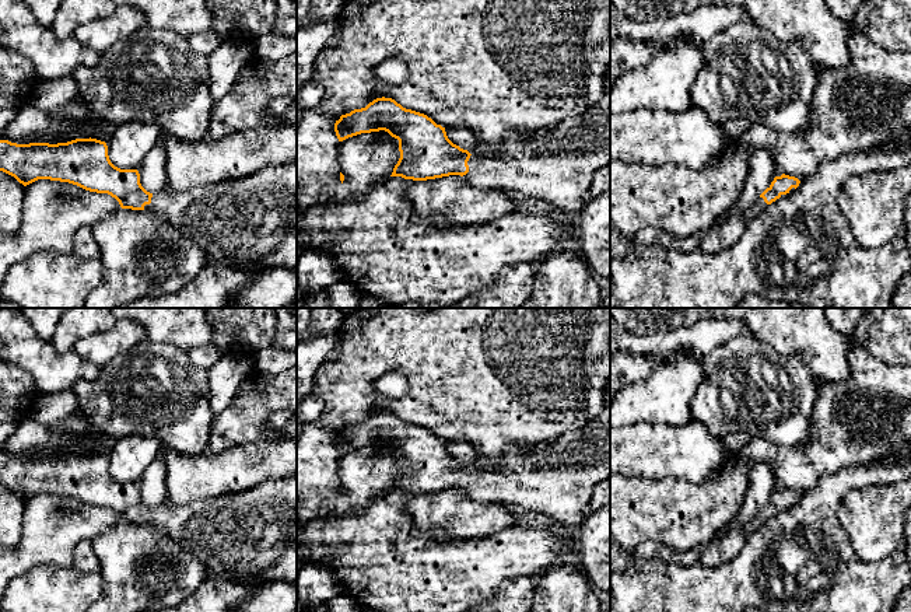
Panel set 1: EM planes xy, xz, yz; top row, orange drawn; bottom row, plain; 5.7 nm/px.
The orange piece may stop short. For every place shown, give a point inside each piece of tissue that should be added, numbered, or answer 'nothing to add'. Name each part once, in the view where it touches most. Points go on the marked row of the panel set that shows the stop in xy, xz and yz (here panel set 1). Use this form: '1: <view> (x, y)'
1: xz (557, 165)

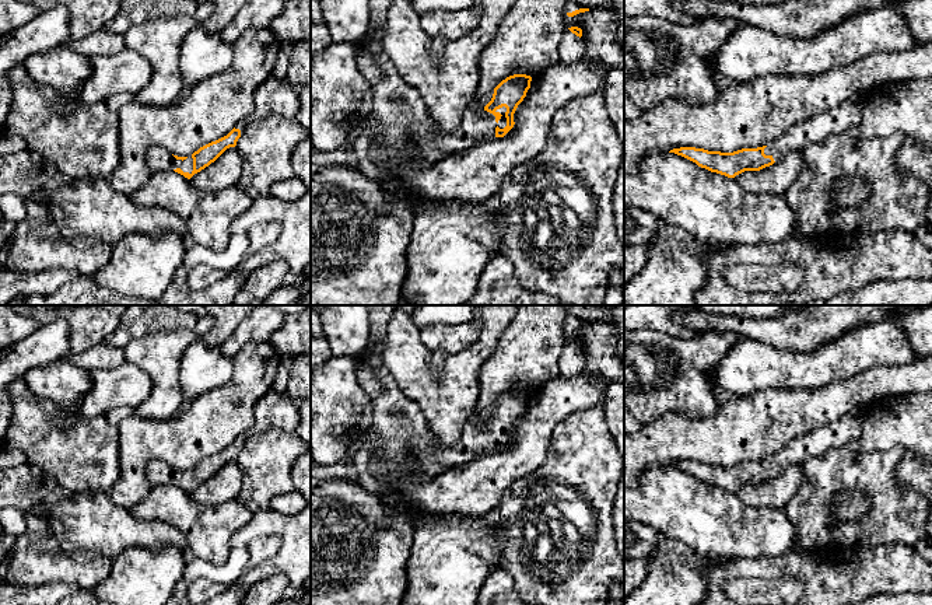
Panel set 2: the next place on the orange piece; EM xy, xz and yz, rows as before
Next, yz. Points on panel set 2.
1: yz (848, 114)

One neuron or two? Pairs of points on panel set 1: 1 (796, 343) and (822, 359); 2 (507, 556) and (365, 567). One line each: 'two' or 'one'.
1: one
2: one

